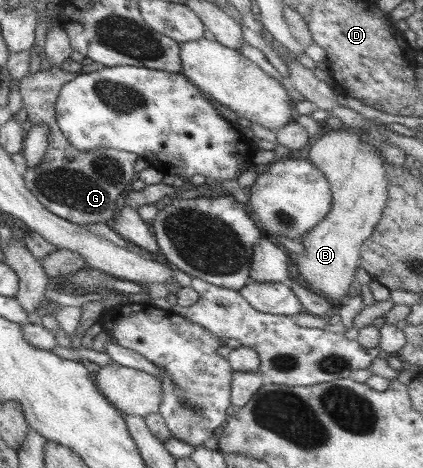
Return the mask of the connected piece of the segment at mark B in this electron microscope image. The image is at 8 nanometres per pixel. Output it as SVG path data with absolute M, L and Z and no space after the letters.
M323 129L305 149L304 156L326 178L332 203L327 216L300 238L303 254L292 259L307 287L331 302L343 302L356 279L362 244L374 233L387 200L387 177L379 149L361 139L357 131Z

